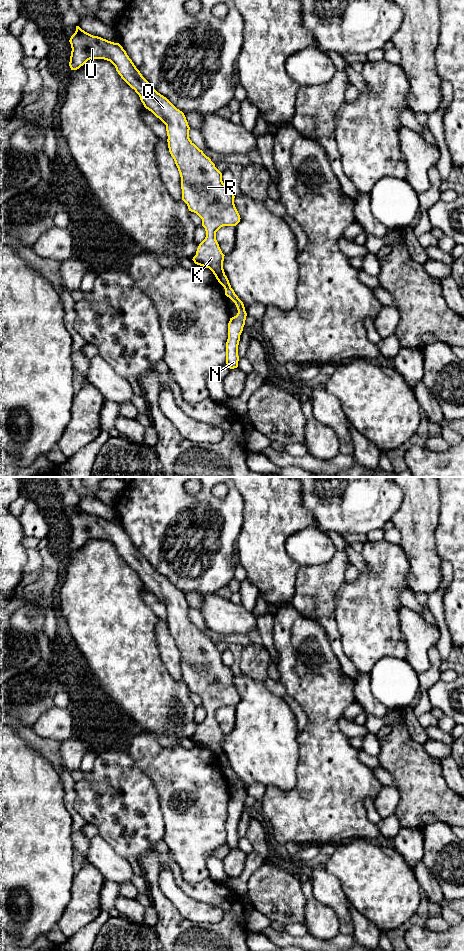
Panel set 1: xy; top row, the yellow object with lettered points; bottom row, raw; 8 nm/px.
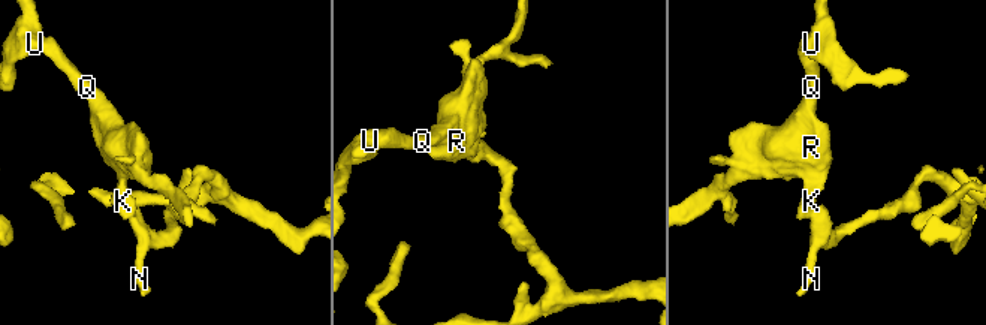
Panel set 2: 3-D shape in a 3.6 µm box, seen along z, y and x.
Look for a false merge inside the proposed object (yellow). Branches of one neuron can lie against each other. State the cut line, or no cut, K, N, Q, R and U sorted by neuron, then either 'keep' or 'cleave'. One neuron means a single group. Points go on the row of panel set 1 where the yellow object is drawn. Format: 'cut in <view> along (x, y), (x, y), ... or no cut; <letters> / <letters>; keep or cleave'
cut in xy along (224, 274), (218, 281); K Q R U / N; cleave

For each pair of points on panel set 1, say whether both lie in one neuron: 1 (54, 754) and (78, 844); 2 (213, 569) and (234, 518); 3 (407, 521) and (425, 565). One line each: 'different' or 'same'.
1: same
2: same
3: same

